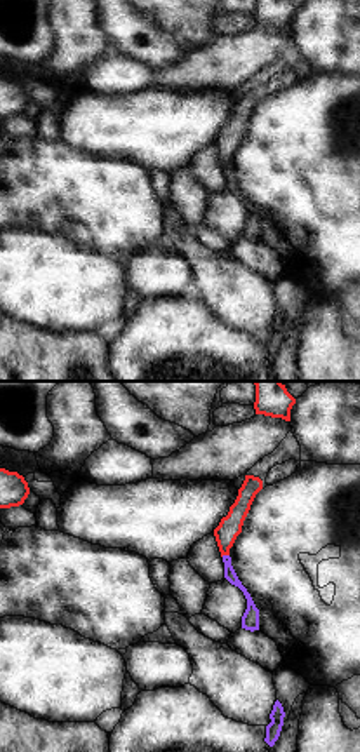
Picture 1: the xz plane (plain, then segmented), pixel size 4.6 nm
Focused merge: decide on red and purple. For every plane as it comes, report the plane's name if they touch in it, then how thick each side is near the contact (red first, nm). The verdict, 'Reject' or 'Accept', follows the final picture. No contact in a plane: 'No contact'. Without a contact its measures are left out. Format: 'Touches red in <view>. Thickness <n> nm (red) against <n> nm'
Touches red in xz. Thickness 110 nm (red) against 60 nm

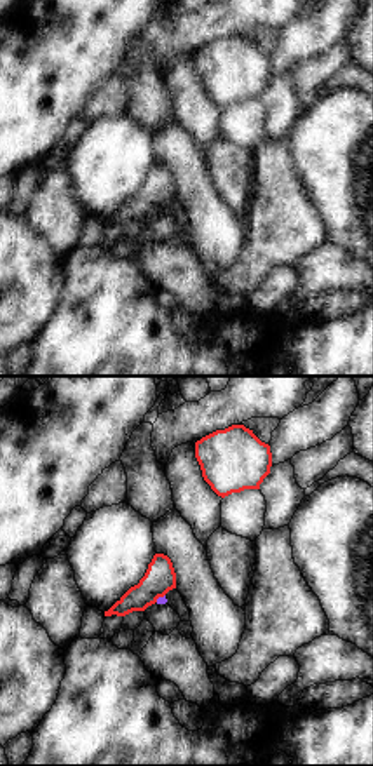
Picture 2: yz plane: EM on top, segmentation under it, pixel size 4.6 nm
Touches red in yz. Thickness 140 nm (red) against 30 nm

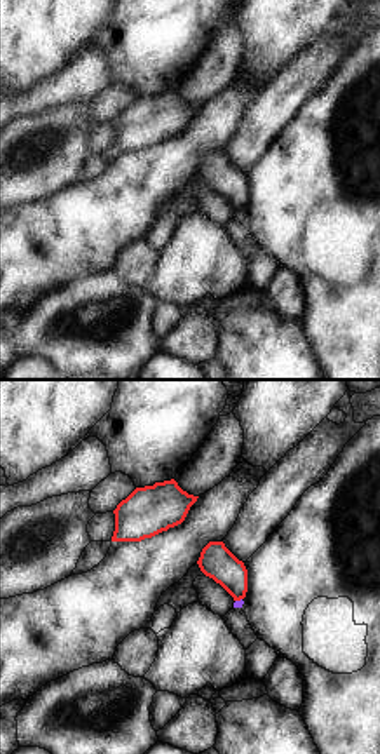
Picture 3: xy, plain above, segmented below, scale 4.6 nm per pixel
Touches red in xy. Thickness 160 nm (red) against 30 nm

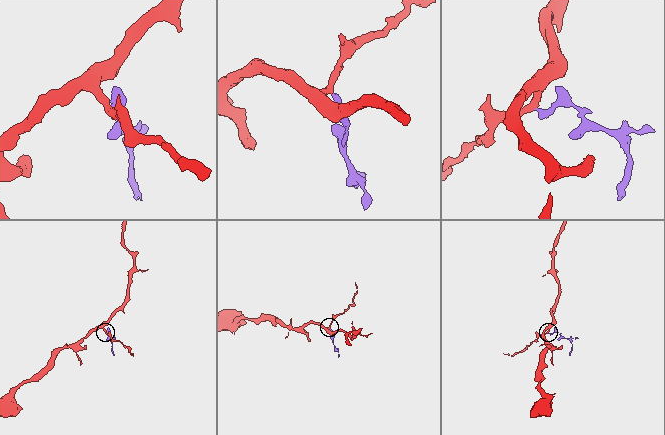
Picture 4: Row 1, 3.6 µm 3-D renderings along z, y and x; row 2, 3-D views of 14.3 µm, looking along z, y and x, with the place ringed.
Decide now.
Reject

